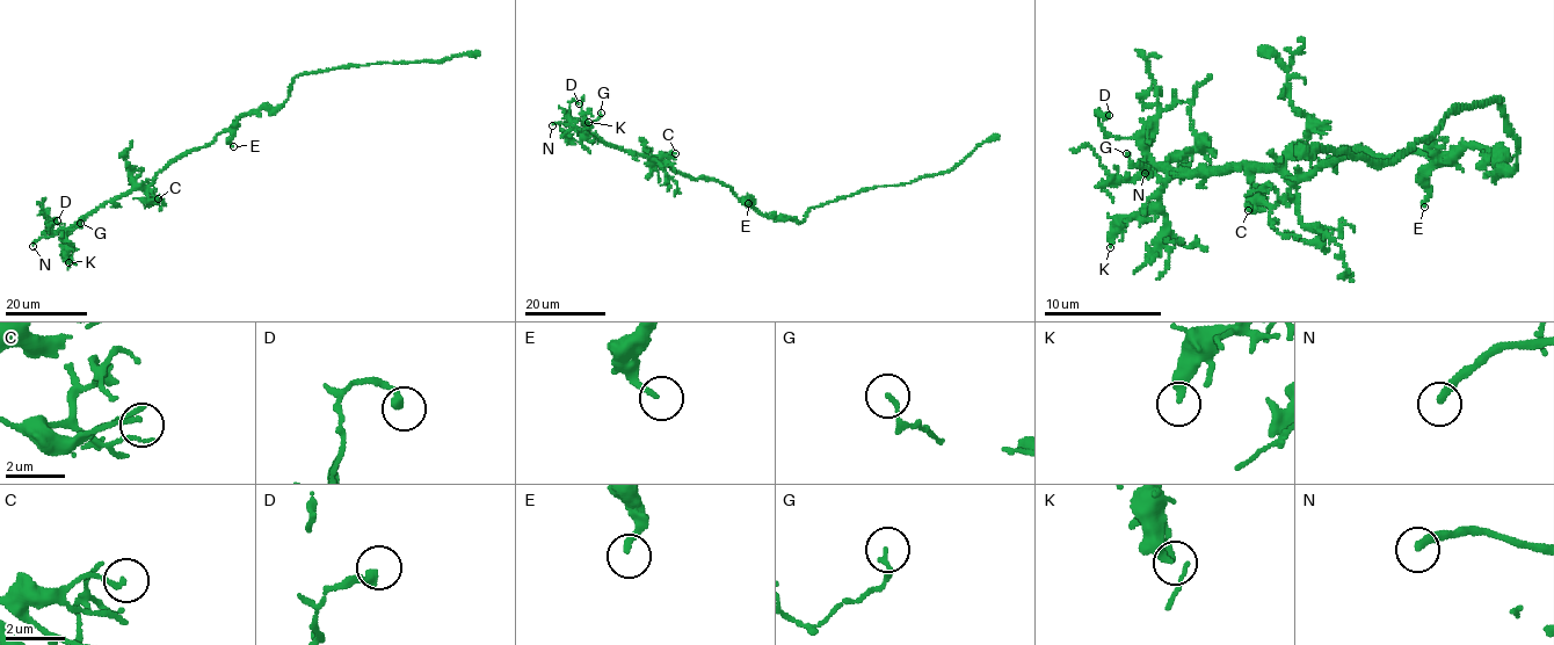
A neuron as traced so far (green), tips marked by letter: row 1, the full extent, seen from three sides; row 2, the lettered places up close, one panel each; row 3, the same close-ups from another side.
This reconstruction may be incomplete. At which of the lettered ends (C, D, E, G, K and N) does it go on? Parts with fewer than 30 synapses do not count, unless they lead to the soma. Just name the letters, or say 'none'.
N

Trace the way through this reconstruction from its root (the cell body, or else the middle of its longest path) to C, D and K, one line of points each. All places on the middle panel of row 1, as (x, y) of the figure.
C: (759, 211), (727, 186), (687, 176), (665, 164), (662, 157), (675, 153)
D: (759, 211), (727, 186), (687, 176), (576, 129), (568, 110), (571, 101), (579, 103)
K: (759, 211), (718, 182), (687, 176), (656, 160), (607, 145), (586, 130), (588, 122)

